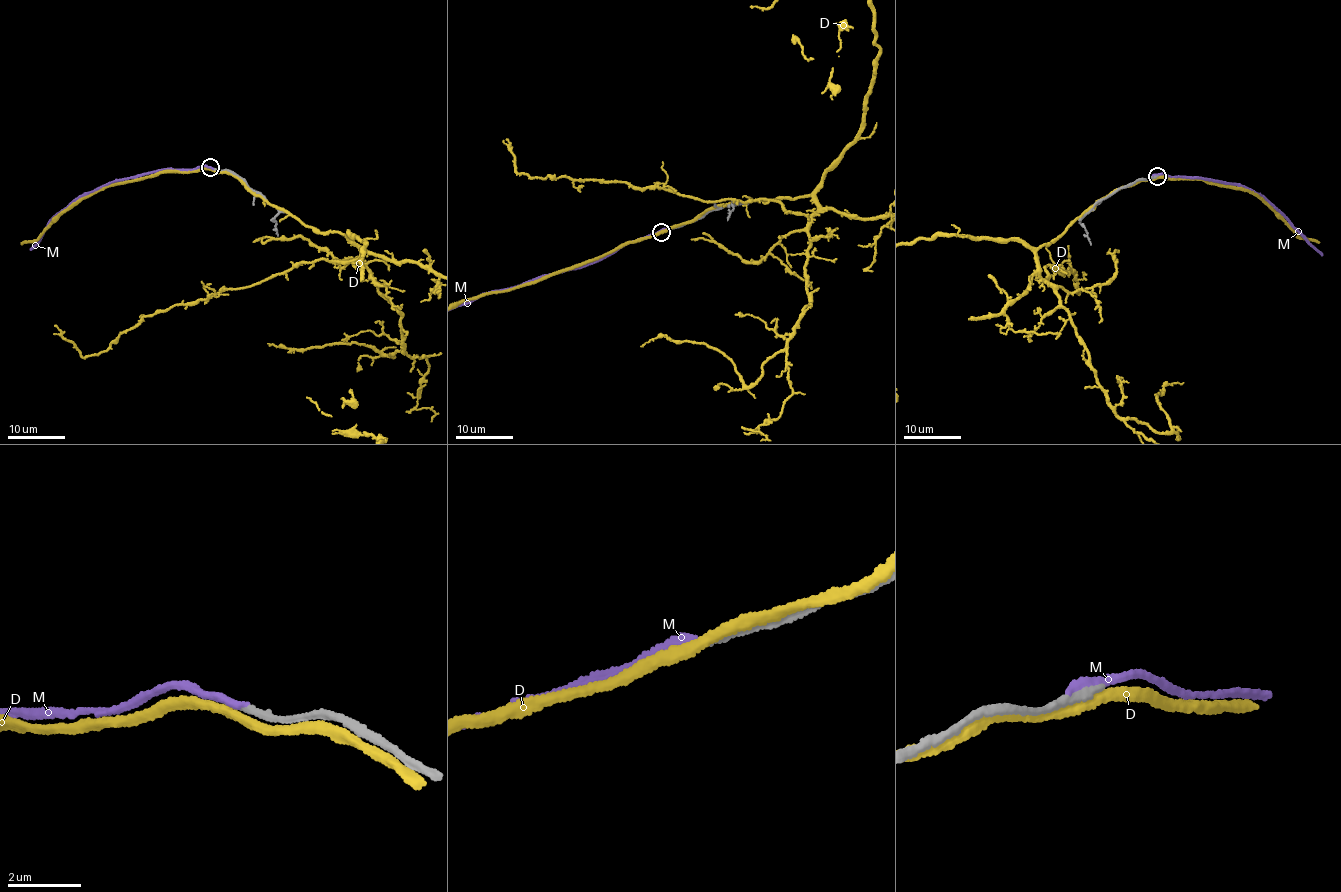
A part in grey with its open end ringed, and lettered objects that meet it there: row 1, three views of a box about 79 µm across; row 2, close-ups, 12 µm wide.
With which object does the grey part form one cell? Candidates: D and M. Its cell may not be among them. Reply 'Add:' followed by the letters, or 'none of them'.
Add: none of them

